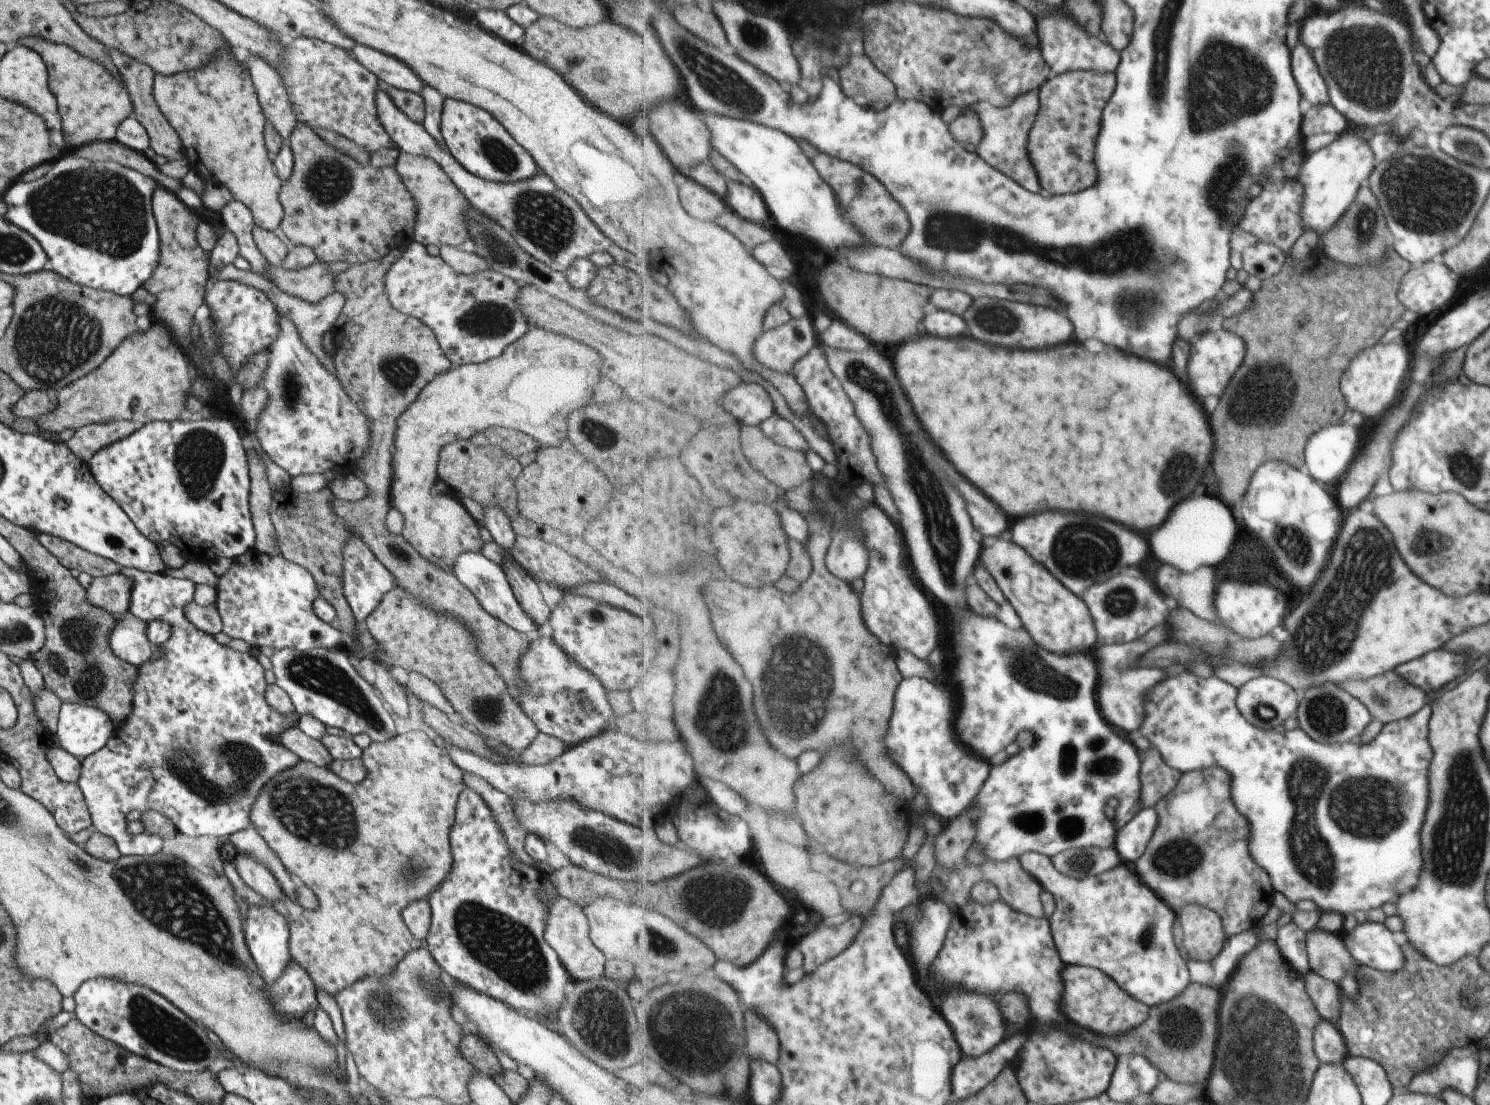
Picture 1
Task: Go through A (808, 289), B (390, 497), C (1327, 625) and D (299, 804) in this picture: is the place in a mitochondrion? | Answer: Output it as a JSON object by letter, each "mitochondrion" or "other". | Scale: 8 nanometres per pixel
{"A":"other","B":"other","C":"mitochondrion","D":"mitochondrion"}

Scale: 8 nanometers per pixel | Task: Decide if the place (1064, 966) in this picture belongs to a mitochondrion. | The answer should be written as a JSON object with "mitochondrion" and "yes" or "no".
{"mitochondrion":"no"}

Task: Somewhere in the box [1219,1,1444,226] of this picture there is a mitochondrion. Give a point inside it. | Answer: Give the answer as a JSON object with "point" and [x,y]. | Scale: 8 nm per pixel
{"point":[1366,66]}

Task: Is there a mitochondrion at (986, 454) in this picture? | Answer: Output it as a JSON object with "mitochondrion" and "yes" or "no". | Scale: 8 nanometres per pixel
{"mitochondrion":"no"}

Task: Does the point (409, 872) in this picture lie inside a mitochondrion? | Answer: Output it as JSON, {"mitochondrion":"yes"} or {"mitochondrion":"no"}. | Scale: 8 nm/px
{"mitochondrion":"yes"}

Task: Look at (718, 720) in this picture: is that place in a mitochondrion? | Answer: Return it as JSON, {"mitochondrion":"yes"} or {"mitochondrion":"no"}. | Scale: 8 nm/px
{"mitochondrion":"yes"}

